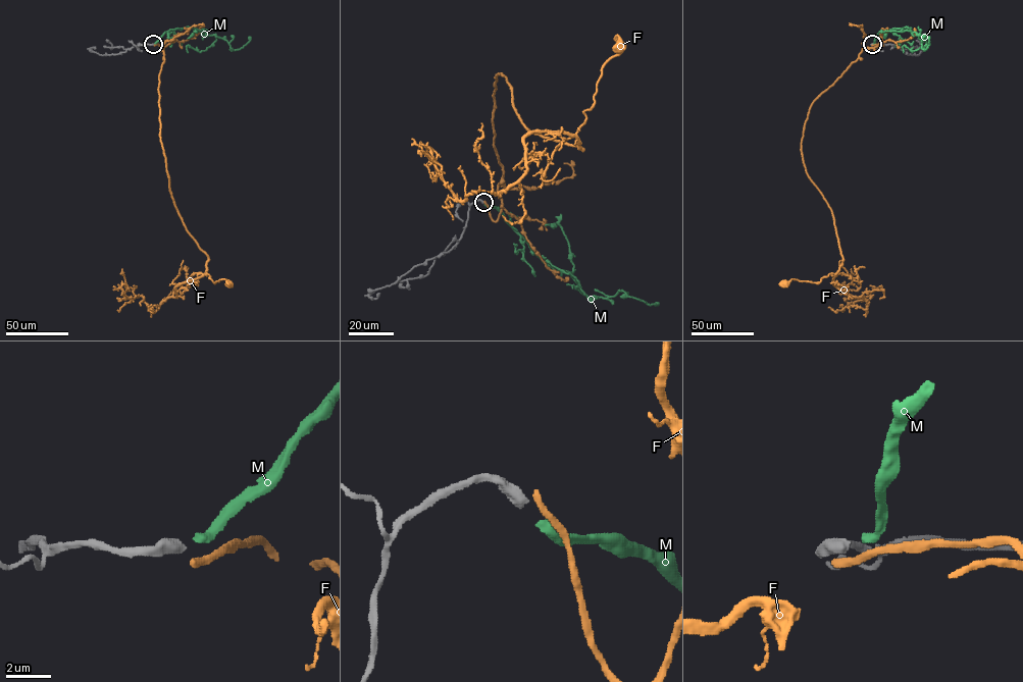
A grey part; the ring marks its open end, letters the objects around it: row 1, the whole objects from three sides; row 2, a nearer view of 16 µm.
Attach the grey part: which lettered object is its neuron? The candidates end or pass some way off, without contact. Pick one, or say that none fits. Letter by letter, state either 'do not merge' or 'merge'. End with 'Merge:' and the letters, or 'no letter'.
F: do not merge
M: do not merge
Merge: no letter

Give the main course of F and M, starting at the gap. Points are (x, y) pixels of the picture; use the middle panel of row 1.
F: (484, 202), (496, 221), (497, 75), (529, 130), (582, 148), (583, 111), (621, 46)
M: (484, 204), (495, 206), (546, 263), (567, 271), (579, 290), (597, 297), (590, 299), (577, 279), (546, 257)

